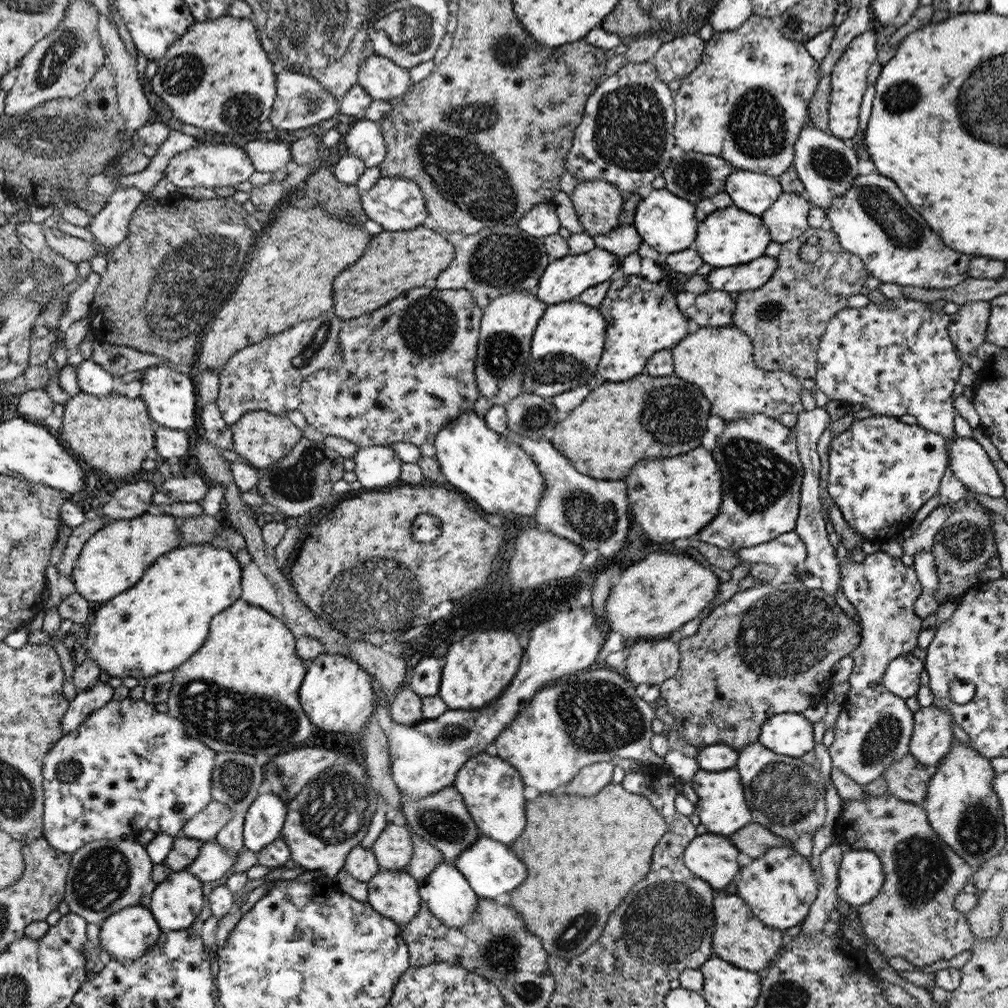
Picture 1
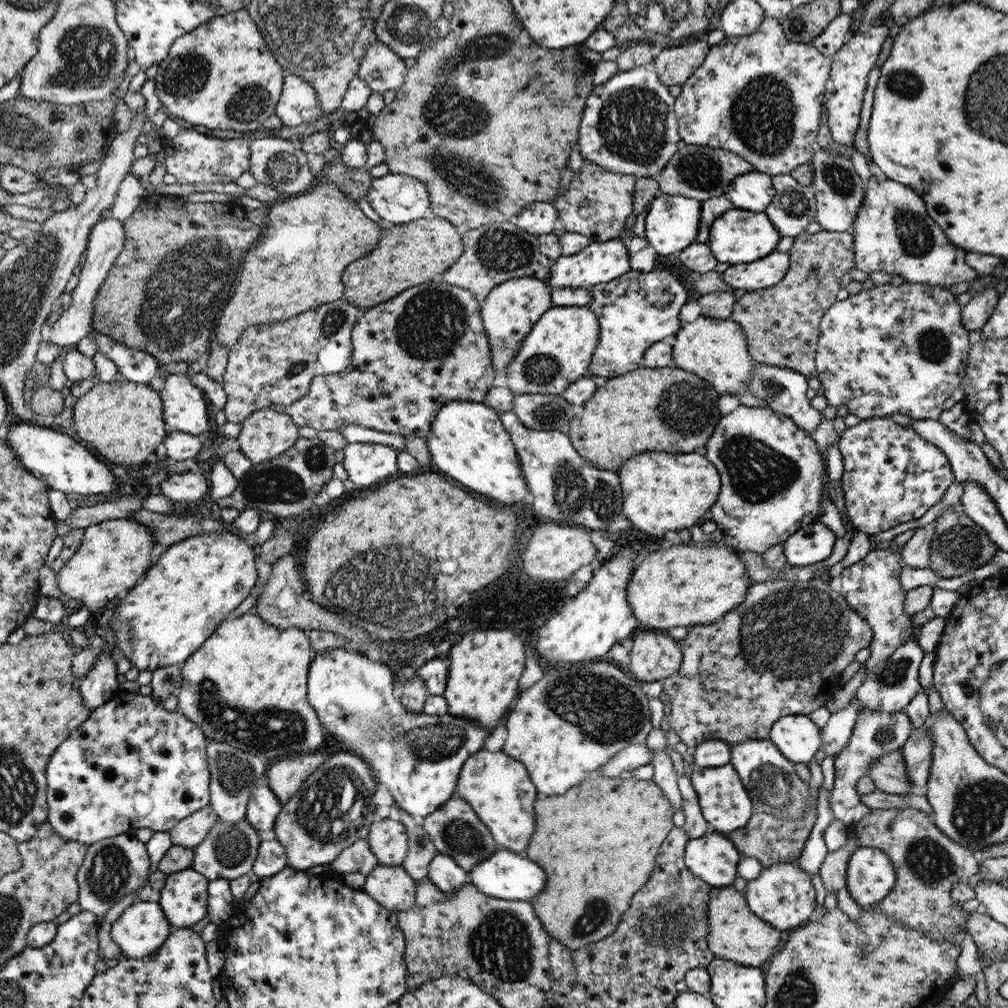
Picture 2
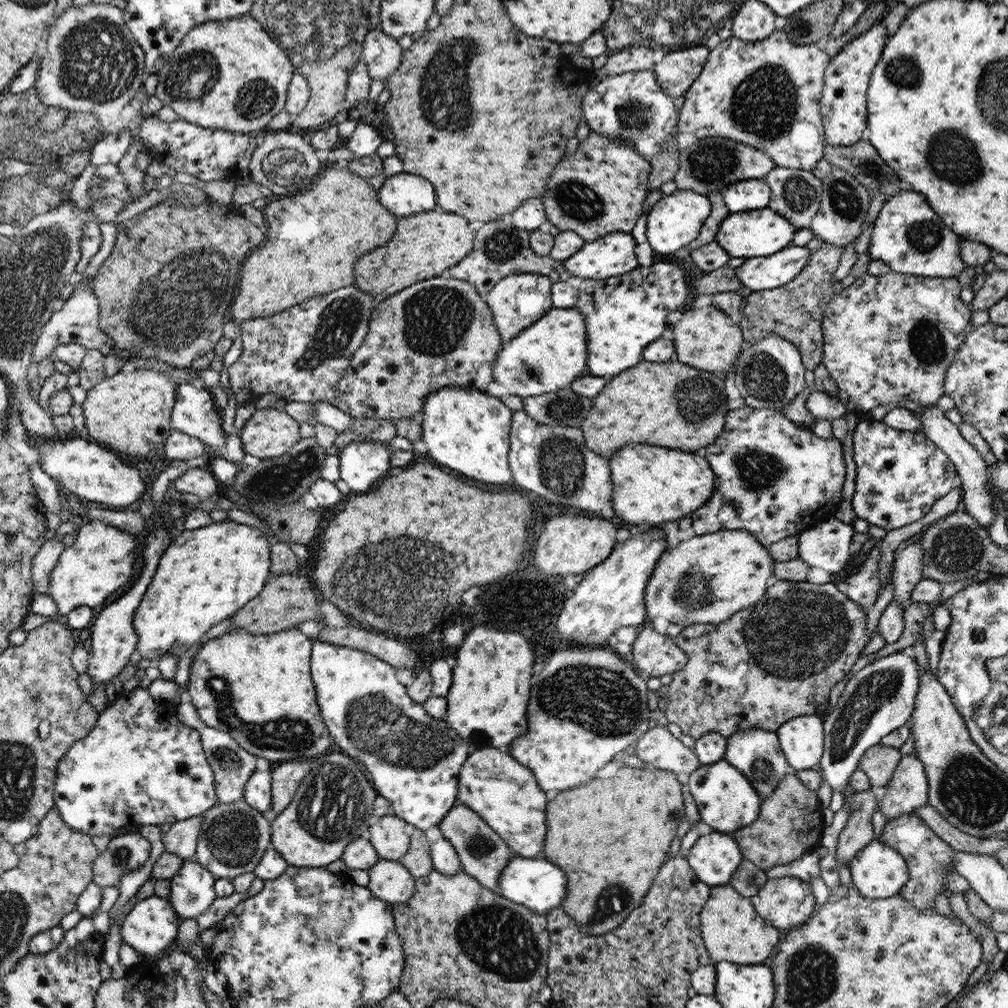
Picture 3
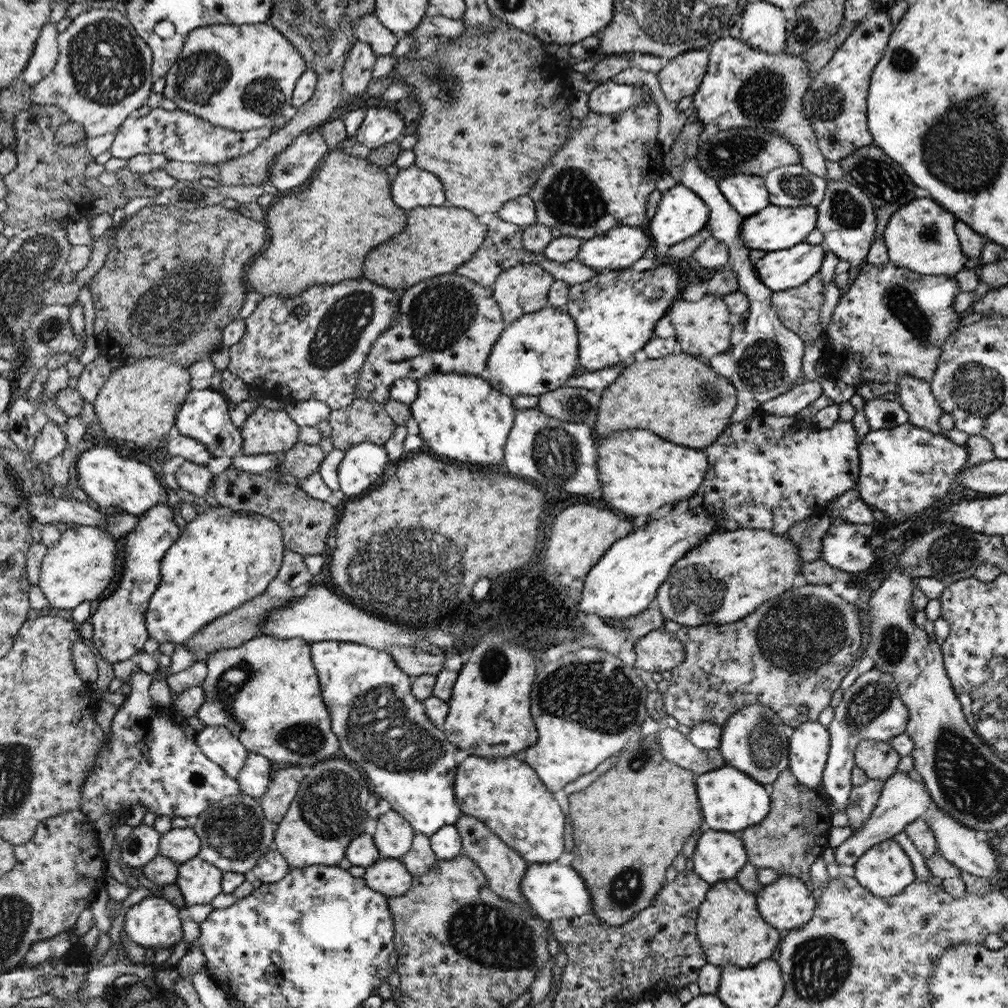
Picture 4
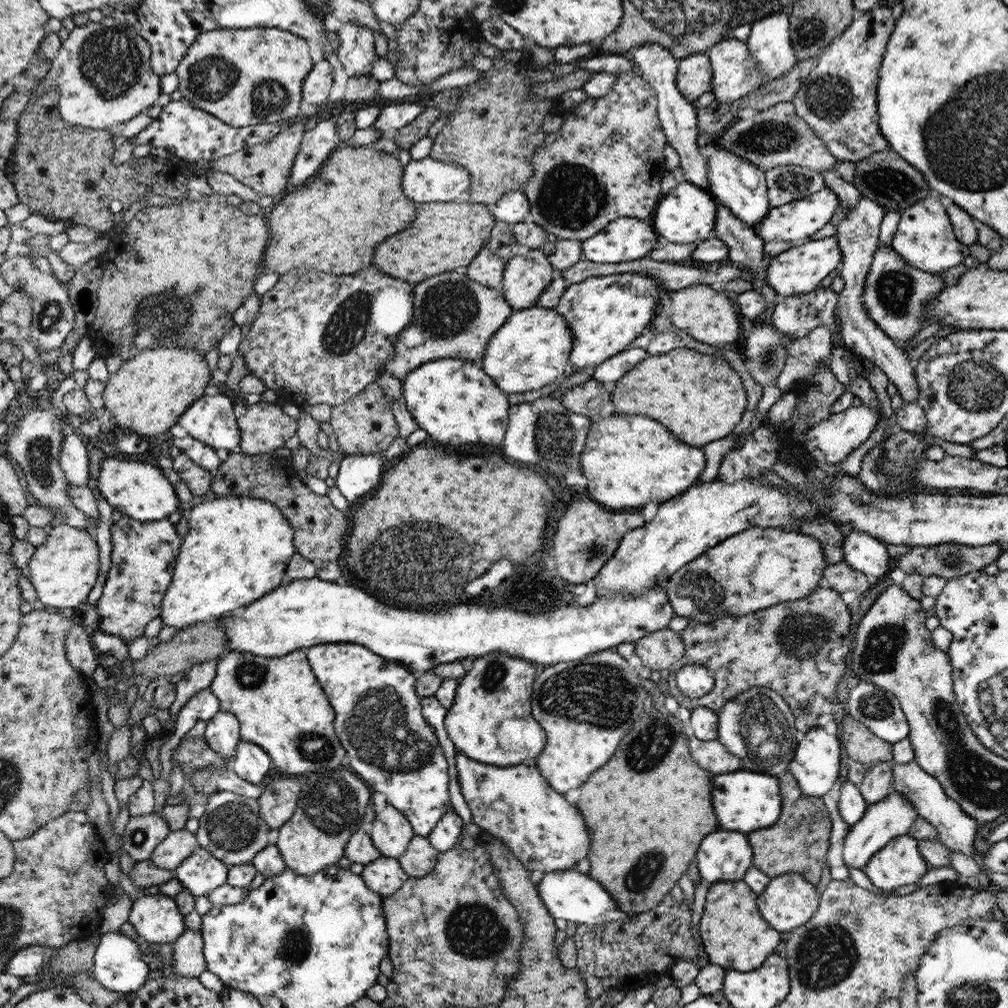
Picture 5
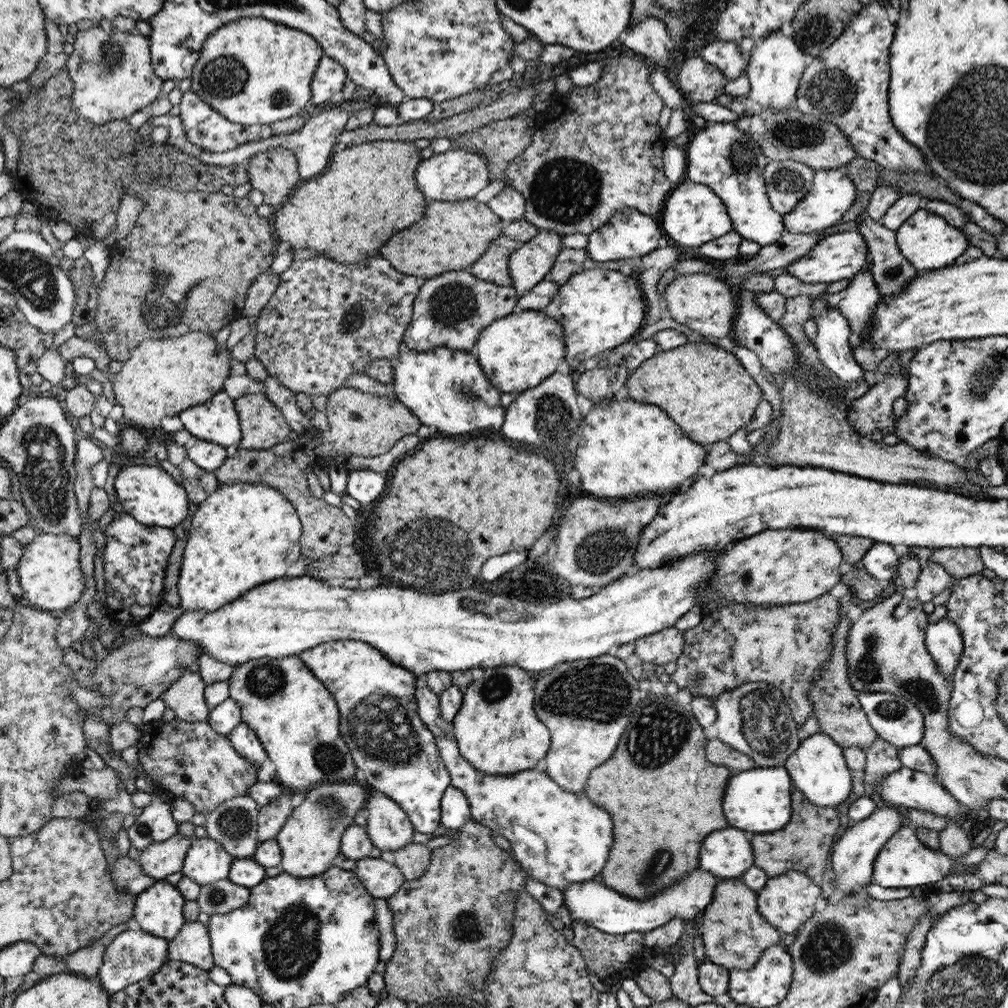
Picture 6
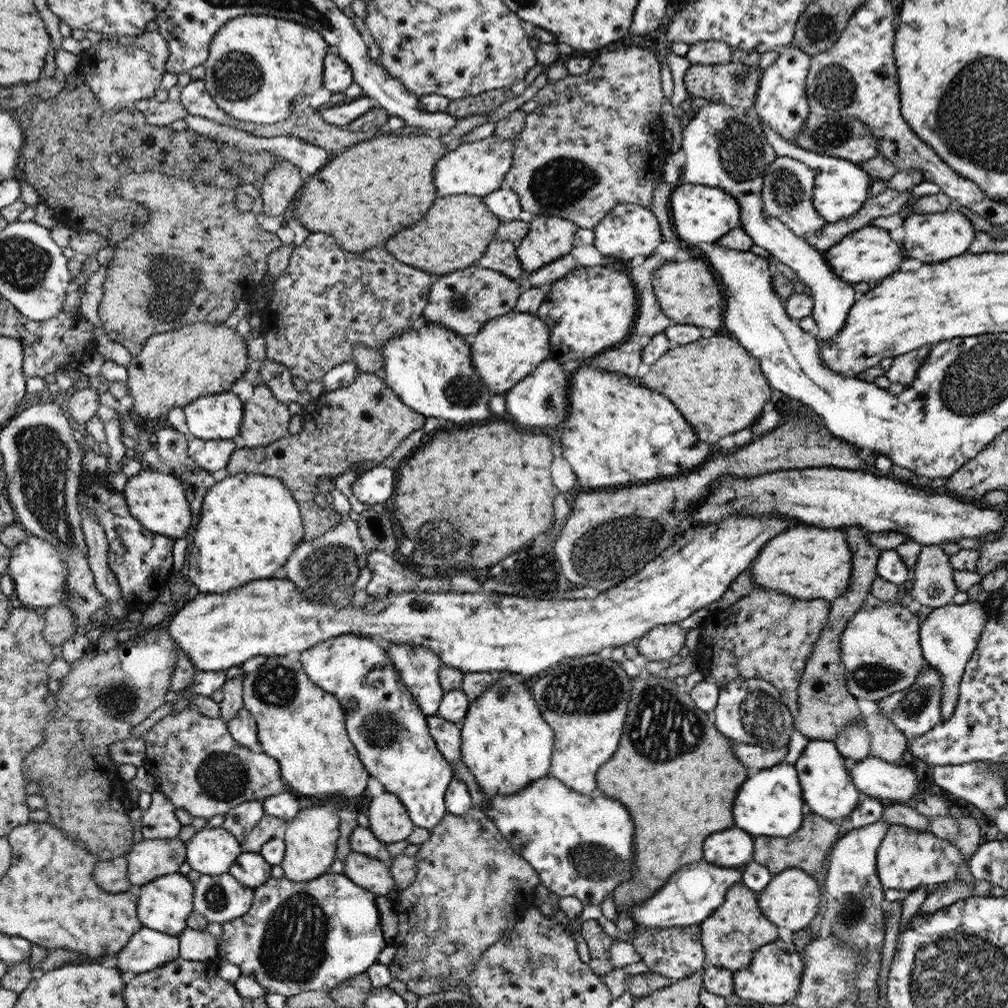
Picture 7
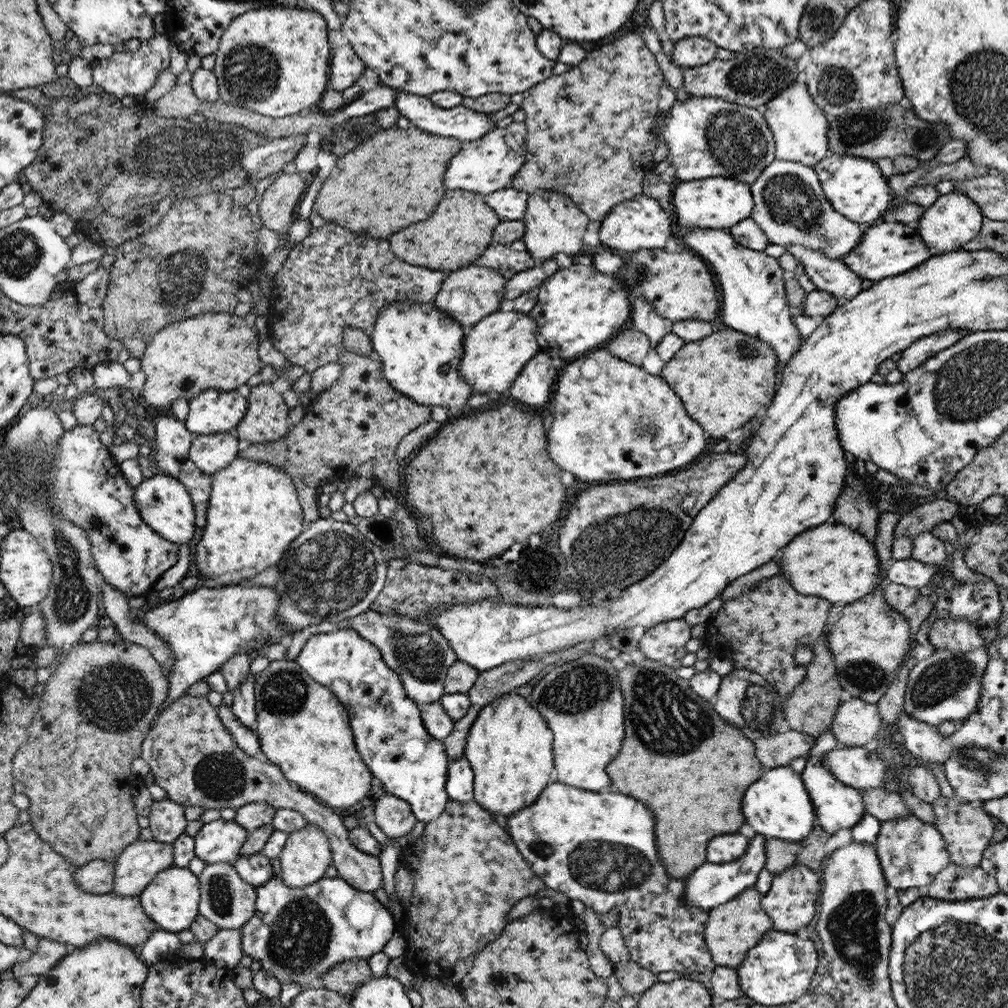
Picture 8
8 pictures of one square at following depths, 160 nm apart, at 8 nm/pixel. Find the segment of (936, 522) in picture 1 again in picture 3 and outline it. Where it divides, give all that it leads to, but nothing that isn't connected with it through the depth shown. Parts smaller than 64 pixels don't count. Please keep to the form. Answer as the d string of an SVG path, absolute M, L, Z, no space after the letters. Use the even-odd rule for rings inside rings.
M920 541L911 543L903 550L896 552L894 561L895 585L893 600L904 604L908 602L911 590L924 578L922 569L923 548Z

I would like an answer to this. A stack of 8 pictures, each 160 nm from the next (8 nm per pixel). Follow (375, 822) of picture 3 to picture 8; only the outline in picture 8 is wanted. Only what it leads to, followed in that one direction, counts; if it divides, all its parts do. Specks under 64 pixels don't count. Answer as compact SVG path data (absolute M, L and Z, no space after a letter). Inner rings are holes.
M395 795L377 799L374 816L378 828L391 840L404 836L417 823L411 804Z

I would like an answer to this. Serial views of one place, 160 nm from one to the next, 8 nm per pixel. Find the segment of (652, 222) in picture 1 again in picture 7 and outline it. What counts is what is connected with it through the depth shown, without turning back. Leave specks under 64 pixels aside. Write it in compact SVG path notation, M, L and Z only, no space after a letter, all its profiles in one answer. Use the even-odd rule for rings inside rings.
M682 182L672 188L668 210L673 230L686 242L701 247L720 240L730 230L741 226L739 202L718 186L704 186Z

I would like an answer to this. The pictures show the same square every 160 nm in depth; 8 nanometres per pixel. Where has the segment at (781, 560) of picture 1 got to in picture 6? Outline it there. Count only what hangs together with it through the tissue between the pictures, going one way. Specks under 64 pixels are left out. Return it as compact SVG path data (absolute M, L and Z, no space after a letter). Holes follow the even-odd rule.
M875 542L864 554L862 567L884 584L896 581L899 557L890 544Z

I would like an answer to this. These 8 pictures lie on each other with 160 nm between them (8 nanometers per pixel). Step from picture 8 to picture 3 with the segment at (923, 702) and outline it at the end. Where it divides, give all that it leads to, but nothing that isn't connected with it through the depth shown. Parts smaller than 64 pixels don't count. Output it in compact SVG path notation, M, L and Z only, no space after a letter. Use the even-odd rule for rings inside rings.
M898 651L887 656L880 657L879 659L876 659L864 666L864 668L862 668L861 670L856 671L852 674L852 677L847 682L847 685L842 692L842 695L838 699L838 702L836 702L836 706L829 709L828 717L823 720L824 750L821 758L820 768L822 769L823 778L825 778L827 784L830 785L832 792L844 794L844 790L849 787L849 780L852 777L852 774L858 770L861 756L867 748L878 745L881 738L884 738L884 736L886 736L887 734L890 734L892 731L900 728L900 726L910 723L910 716L913 713L915 707L916 693L918 687L918 665L916 663L915 656L913 656L913 653L911 651Z

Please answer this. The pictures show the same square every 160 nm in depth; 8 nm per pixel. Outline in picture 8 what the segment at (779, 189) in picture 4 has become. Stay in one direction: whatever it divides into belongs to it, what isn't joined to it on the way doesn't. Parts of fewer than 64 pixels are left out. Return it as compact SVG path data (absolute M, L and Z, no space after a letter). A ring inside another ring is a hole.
M775 158L751 184L750 190L754 201L752 220L762 229L770 244L804 245L828 258L844 261L845 254L855 249L863 237L864 230L861 229L861 225L848 220L832 208L832 203L822 190L817 172L811 166Z

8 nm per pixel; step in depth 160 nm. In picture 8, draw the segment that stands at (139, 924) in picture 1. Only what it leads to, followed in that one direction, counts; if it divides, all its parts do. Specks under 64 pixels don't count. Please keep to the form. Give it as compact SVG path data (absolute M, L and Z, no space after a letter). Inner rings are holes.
M171 866L151 881L151 884L139 894L144 914L150 916L158 927L171 933L182 932L192 926L199 917L199 903L202 901L202 886L199 877L188 867Z

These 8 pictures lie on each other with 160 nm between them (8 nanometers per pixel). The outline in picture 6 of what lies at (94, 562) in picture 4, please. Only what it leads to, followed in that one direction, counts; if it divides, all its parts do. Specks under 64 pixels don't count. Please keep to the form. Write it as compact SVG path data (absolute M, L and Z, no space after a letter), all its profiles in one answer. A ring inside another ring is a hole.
M40 534L24 547L23 555L16 570L19 574L19 581L23 588L24 594L20 598L28 606L59 614L69 606L75 606L87 590L87 576L83 574L82 564L80 563L79 554L82 552L82 546L79 539L72 535L59 534Z

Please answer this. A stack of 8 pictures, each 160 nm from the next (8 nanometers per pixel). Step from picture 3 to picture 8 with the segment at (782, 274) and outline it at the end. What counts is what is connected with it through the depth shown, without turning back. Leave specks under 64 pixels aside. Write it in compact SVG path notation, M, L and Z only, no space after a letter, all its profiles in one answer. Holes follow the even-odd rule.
M891 219L867 227L855 249L845 254L844 262L863 280L876 282L908 272L932 256L931 250L924 244L915 225L902 224Z

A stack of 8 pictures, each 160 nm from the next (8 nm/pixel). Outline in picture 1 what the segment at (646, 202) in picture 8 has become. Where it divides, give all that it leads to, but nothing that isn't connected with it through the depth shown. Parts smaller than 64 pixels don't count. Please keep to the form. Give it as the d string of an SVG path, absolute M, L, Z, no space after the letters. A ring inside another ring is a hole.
M596 246L584 254L568 254L558 260L550 261L534 294L548 305L576 300L594 286L615 278L620 273L622 263L615 254Z

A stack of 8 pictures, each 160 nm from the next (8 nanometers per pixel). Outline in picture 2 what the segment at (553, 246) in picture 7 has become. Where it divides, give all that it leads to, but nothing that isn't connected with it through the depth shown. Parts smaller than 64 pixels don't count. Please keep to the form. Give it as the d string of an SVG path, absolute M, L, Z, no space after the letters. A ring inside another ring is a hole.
M515 278L496 286L482 302L484 322L488 322L488 334L492 334L492 346L496 346L496 374L498 377L505 376L508 365L519 354L523 340L539 323L540 318L554 306L551 290L548 281L543 279Z

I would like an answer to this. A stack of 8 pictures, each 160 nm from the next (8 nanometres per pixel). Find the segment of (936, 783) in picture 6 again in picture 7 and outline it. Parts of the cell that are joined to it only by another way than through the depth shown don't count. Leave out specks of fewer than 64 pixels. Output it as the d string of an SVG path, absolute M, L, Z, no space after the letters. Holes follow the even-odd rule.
M868 756L862 761L847 761L848 774L858 792L876 800L914 804L922 793L922 784L913 769Z

